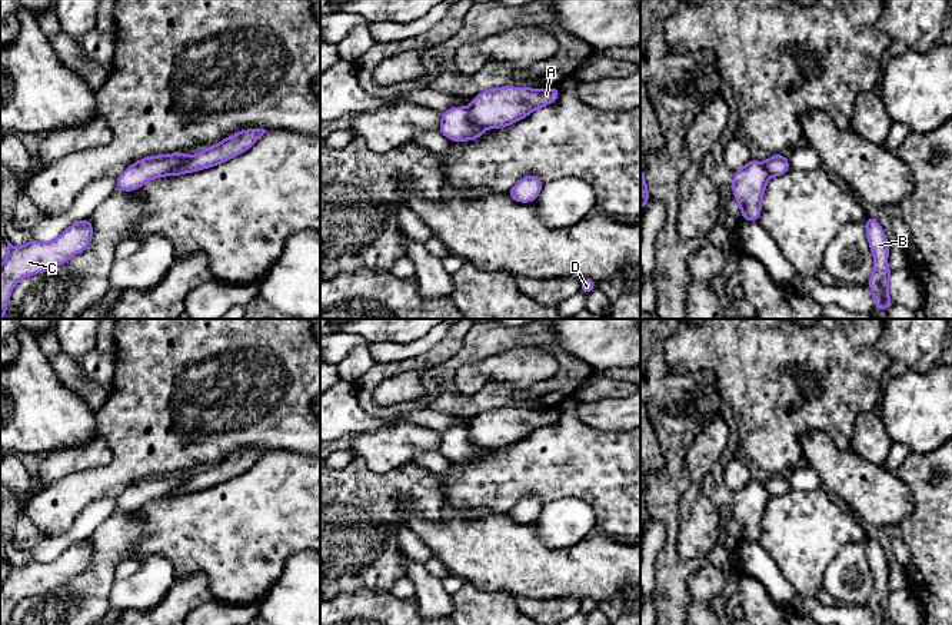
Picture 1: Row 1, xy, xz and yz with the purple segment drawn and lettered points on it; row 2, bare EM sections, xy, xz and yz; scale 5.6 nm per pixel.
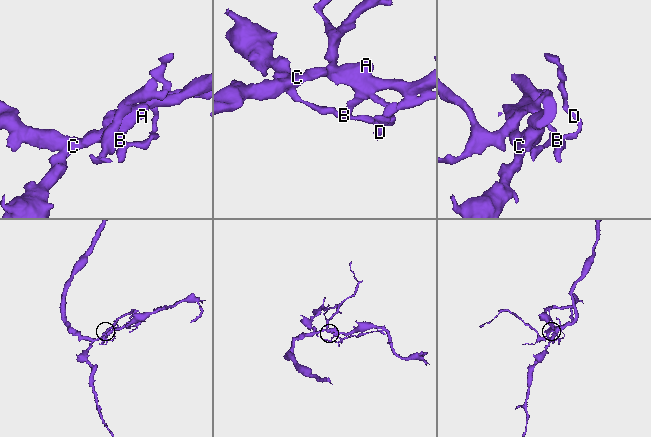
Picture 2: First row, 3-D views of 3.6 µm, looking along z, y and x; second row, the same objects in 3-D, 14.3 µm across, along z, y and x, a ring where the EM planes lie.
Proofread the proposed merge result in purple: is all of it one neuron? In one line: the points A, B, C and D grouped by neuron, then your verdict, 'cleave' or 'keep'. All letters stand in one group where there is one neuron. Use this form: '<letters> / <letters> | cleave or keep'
A B C D | keep

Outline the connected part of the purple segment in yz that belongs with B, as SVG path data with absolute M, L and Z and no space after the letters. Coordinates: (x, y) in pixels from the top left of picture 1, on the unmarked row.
M869 535L866 538L865 551L875 579L875 588L868 602L868 606L873 615L873 625L893 625L888 614L888 605L892 599L892 594L888 588L888 556L885 555L879 542Z

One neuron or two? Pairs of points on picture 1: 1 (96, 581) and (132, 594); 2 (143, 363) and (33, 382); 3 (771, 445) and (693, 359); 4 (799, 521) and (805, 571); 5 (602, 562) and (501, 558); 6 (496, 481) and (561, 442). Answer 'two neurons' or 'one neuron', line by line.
1: two neurons
2: two neurons
3: one neuron
4: one neuron
5: one neuron
6: one neuron

